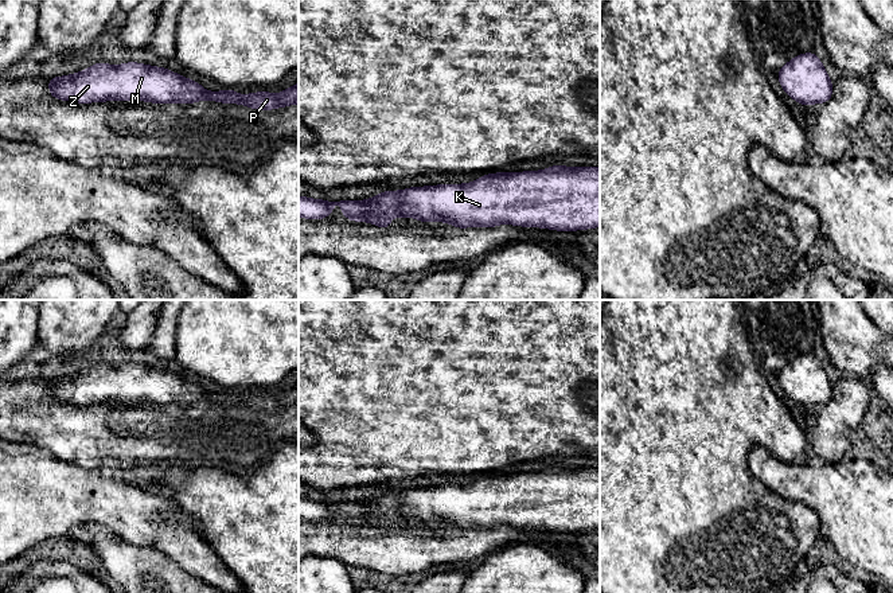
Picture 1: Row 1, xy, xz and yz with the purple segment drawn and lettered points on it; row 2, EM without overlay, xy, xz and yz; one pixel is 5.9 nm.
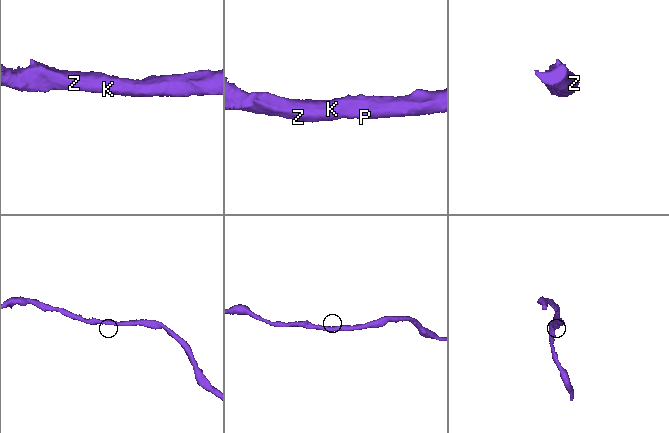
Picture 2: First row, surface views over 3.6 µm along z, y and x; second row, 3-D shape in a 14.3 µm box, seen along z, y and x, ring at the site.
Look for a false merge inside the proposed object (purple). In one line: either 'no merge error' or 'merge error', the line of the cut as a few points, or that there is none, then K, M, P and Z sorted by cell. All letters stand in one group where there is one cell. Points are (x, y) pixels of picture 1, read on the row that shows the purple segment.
no merge error; cut none; groups K M P Z

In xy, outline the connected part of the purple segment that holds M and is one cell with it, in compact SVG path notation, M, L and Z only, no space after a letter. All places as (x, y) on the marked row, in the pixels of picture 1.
M126 62L110 66L93 63L87 70L71 75L48 78L48 93L54 100L77 104L104 101L148 101L157 105L194 104L208 100L238 104L251 109L272 110L299 104L299 82L274 95L266 90L241 95L235 90L208 91L200 83L168 69Z

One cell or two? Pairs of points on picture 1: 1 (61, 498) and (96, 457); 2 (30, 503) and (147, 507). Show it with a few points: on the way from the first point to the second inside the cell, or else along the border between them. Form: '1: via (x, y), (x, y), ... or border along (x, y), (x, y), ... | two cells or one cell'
1: border along (57, 455), (82, 467), (98, 469) | two cells
2: via (59, 503), (117, 507) | one cell

